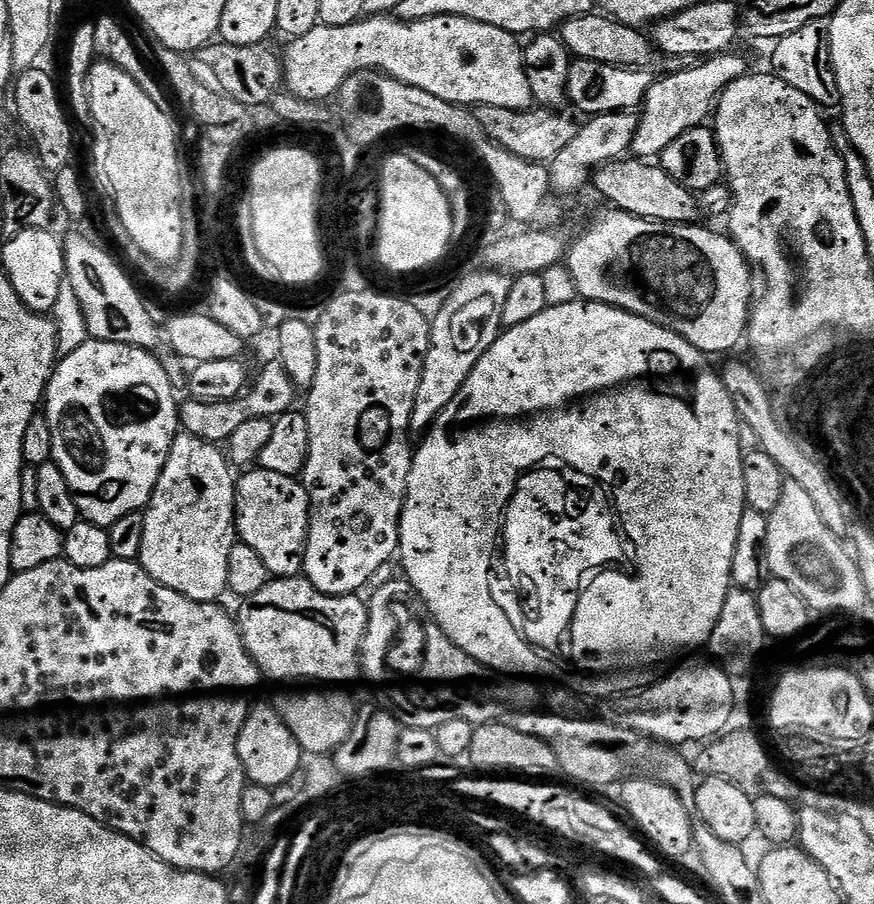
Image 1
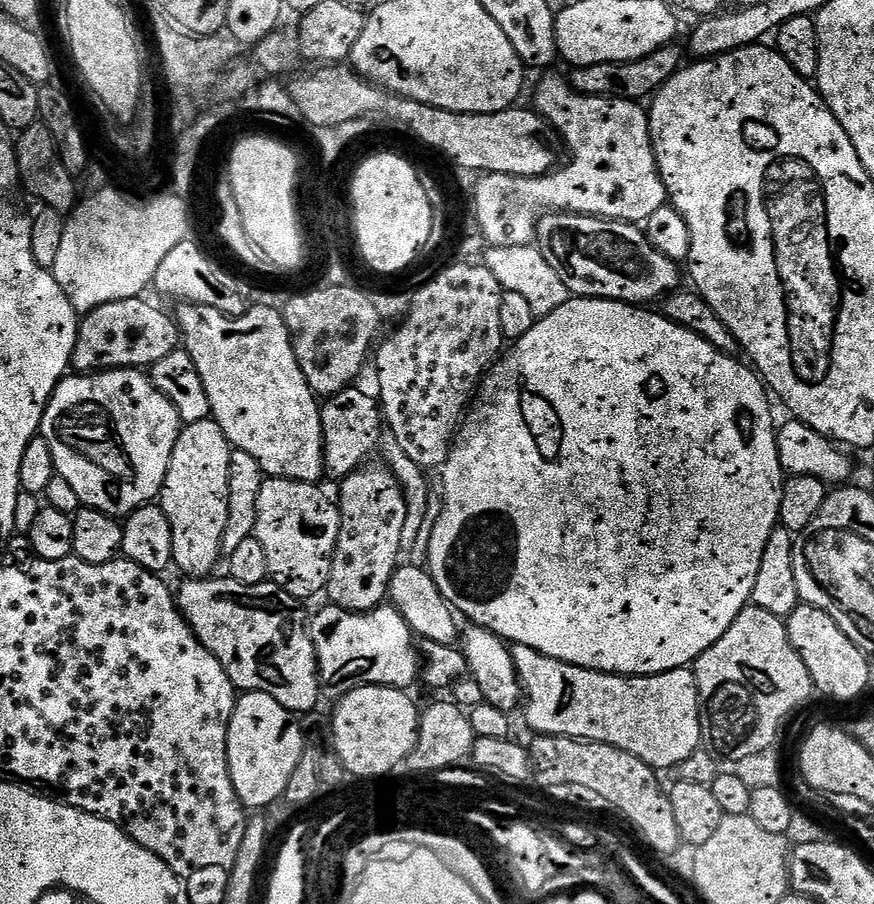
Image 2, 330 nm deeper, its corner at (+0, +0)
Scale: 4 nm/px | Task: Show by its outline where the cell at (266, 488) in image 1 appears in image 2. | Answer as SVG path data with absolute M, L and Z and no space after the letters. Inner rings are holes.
M265 479L262 494L258 494L258 518L254 535L258 542L262 542L262 550L266 550L268 580L286 590L286 594L290 594L295 600L307 602L311 596L316 596L319 592L321 595L327 589L339 529L340 509L333 497L331 500L320 486L301 480Z

